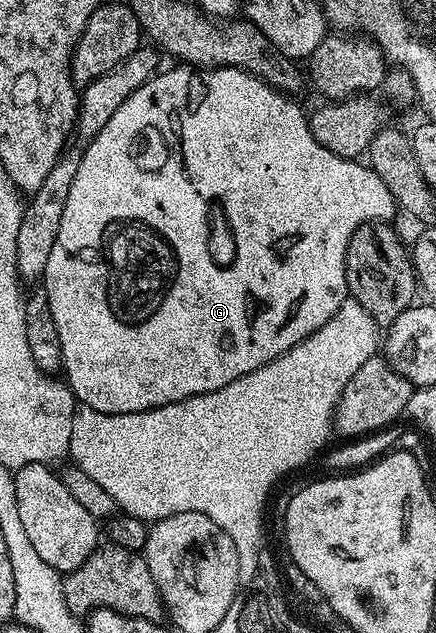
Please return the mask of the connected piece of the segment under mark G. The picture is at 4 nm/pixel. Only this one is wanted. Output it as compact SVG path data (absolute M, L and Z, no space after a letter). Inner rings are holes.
M177 63L174 66L174 69L169 69L166 73L158 72L149 81L138 87L115 111L115 115L112 115L107 125L84 146L79 169L75 174L73 184L71 184L71 191L68 192L67 203L60 220L59 233L55 238L51 255L48 256L43 276L43 288L51 303L51 319L55 323L55 331L59 331L64 380L80 404L91 407L100 413L142 413L148 409L158 409L188 397L219 391L219 387L227 387L227 383L235 383L235 379L239 379L243 375L271 363L279 355L291 351L291 347L295 347L303 339L307 339L307 335L319 331L319 327L323 327L323 323L327 323L327 319L331 319L331 315L335 315L335 311L339 311L339 307L347 300L349 288L345 282L345 260L347 259L347 243L351 243L351 235L355 235L357 228L369 221L388 222L393 209L395 213L395 202L391 191L387 189L387 183L383 183L383 179L379 179L379 175L368 164L352 157L340 157L327 151L327 147L322 147L320 143L315 143L315 135L311 135L306 110L301 110L293 102L296 100L290 94L282 93L280 89L273 88L266 81L262 81L260 77L253 73L247 73L244 69L228 67L203 69L184 63Z

